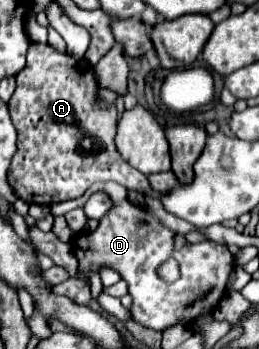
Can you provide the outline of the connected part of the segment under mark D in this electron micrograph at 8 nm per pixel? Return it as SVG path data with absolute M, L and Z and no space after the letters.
M115 181L95 183L79 199L51 205L51 213L63 215L75 207L83 207L95 191L103 191L105 195L109 195L113 207L107 215L103 215L103 219L99 219L99 227L91 235L83 235L77 239L75 257L78 259L79 271L88 282L70 277L65 283L55 285L51 291L55 295L69 297L73 303L87 305L92 299L90 275L99 272L102 267L111 267L129 283L129 295L133 297L131 315L143 327L149 327L155 331L165 331L177 323L191 323L191 321L197 321L197 319L209 315L219 305L221 297L225 295L229 273L235 267L235 257L229 253L229 249L221 243L213 243L210 240L185 244L180 249L180 260L178 260L181 277L175 283L167 285L157 277L157 267L163 261L167 261L169 257L177 255L177 251L173 247L175 233L171 229L167 229L145 207L133 205L127 199L127 189L123 185L119 185Z

